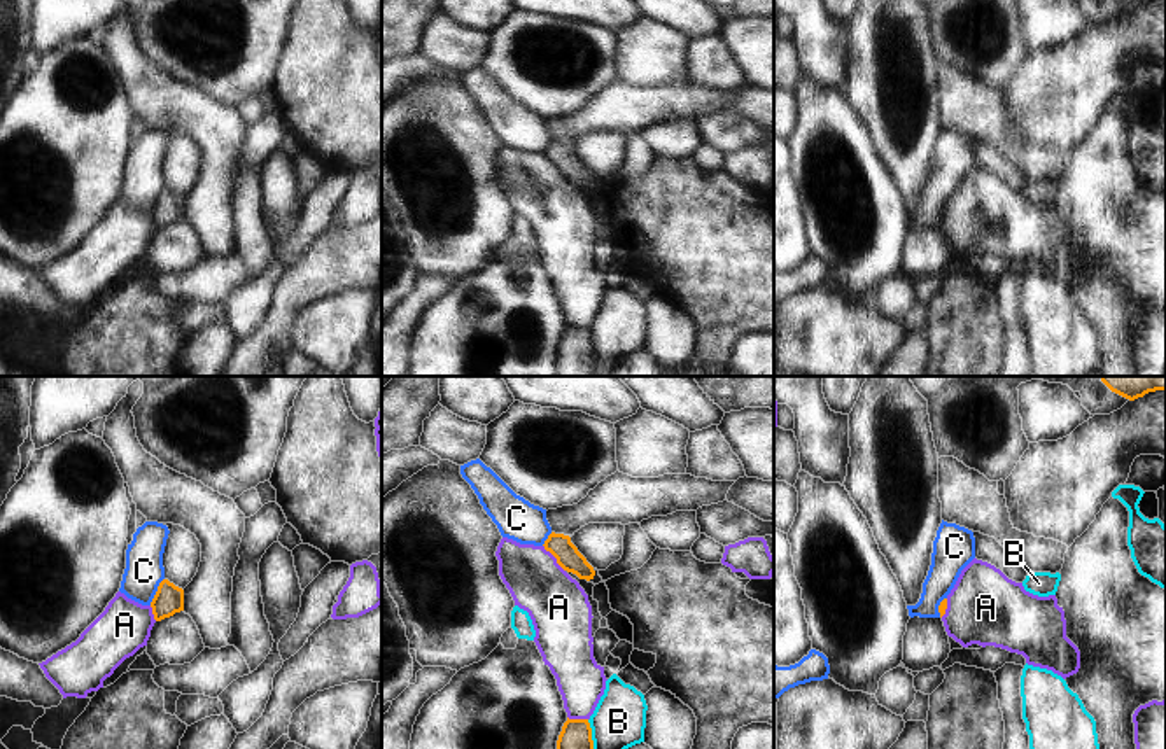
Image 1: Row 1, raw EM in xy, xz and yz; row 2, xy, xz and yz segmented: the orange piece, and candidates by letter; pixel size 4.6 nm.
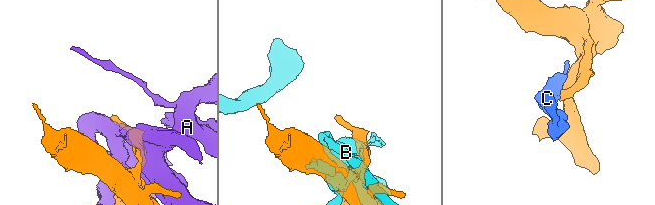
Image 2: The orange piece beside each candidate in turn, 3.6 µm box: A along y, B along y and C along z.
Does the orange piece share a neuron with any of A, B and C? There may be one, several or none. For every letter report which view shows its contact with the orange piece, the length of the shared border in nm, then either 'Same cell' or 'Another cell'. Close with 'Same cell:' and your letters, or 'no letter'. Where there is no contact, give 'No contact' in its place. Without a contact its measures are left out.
A: Touches orange in xz. Shared border 160 nm. Another cell
B: Touches orange in xz. Shared border 140 nm. Another cell
C: Touches orange in xy. Shared border 140 nm. Another cell
Same cell: no letter.

